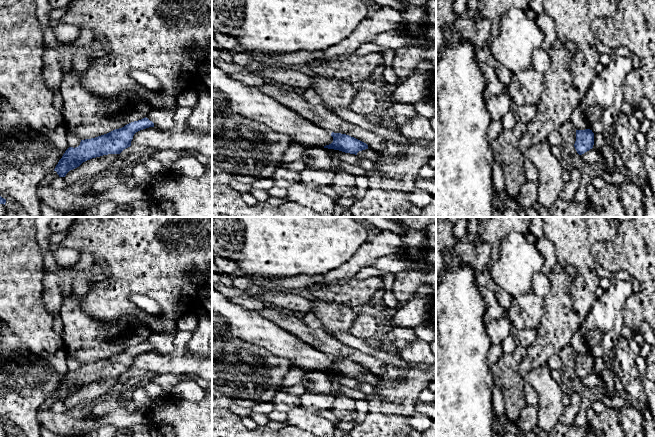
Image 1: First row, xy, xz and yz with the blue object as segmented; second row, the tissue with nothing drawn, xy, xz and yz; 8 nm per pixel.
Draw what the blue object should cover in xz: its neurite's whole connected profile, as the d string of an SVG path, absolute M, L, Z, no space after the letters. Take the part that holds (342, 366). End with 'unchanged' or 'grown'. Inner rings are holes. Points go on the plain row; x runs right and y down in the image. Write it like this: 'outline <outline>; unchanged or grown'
outline M332 356L331 360L333 361L333 366L324 370L324 372L355 378L360 382L371 385L376 384L382 380L382 378L369 373L366 367L349 359Z; grown

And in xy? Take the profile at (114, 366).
outline M145 341L107 358L81 364L78 371L69 371L65 375L54 395L59 401L65 401L70 394L79 391L87 384L108 378L120 378L124 373L131 370L136 356L149 351L154 351L154 347Z; unchanged

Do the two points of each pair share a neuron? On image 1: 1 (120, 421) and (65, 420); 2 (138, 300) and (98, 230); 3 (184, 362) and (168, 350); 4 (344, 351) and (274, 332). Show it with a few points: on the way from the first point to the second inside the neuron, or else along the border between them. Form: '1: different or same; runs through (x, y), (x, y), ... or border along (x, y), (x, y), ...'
1: same; runs through (106, 420), (98, 424), (79, 424)
2: different; border along (128, 297), (132, 294), (144, 294), (156, 302)
3: different; border along (154, 350), (170, 356), (182, 356), (186, 353)
4: different; border along (279, 326), (320, 350)

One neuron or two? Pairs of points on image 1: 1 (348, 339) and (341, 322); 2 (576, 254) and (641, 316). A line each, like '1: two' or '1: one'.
1: two
2: two

